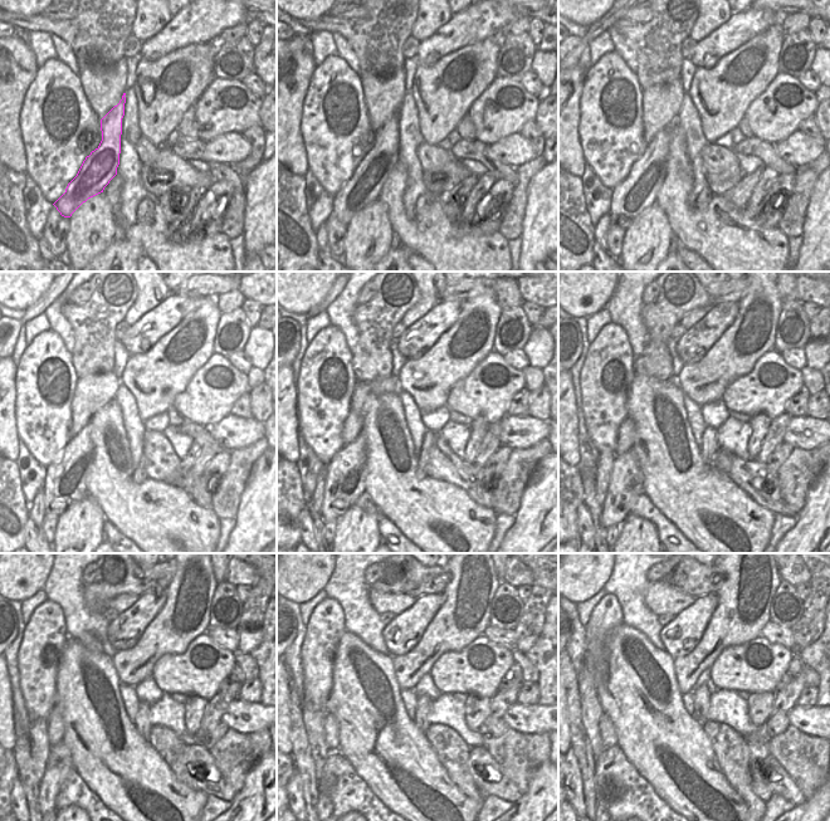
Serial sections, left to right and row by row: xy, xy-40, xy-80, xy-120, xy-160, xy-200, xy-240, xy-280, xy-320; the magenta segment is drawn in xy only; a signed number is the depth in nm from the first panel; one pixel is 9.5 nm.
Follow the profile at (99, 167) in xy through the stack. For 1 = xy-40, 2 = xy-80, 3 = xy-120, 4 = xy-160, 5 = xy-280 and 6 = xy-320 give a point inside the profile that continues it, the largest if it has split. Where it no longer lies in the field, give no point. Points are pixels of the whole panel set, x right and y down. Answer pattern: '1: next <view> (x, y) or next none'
1: next xy-40 (364, 187)
2: next xy-80 (638, 191)
3: next xy-120 (64, 483)
4: next xy-160 (346, 473)
5: next xy-280 (325, 807)
6: next xy-320 (600, 809)

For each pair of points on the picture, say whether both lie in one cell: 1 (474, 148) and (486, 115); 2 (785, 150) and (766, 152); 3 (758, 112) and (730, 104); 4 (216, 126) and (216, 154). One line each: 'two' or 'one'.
1: two
2: two
3: two
4: two

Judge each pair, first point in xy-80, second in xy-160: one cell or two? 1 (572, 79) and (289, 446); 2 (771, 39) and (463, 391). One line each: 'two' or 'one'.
1: one
2: two

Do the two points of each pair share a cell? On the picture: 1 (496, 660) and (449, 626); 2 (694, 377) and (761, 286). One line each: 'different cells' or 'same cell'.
1: different cells
2: same cell

